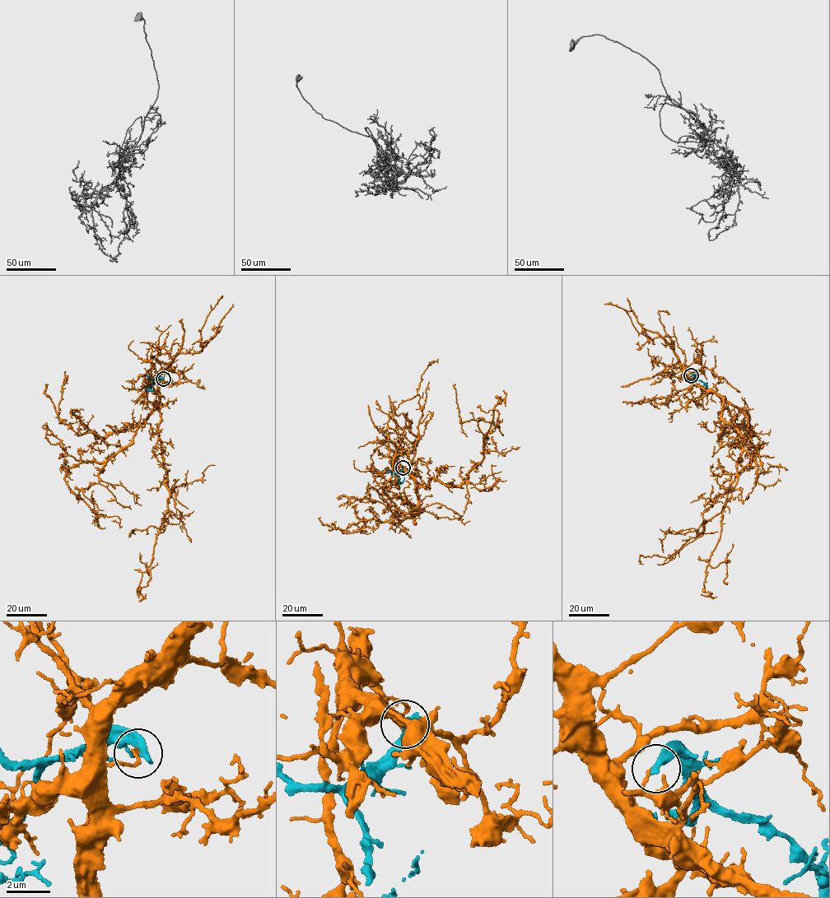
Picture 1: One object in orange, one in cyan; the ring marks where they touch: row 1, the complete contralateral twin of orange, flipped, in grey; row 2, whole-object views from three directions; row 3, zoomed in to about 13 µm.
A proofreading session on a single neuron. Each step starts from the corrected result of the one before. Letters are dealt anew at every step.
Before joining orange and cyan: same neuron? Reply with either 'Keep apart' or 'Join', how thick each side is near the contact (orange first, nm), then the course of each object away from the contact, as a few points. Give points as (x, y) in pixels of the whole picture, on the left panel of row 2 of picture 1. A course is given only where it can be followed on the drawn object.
Keep apart. Thickness 140 nm (orange) against 400 nm. Course of orange: (163, 379), (132, 442), (65, 476), (94, 521), (120, 518), (112, 521). Course of cyan: (163, 379), (153, 380), (149, 388), (155, 391)

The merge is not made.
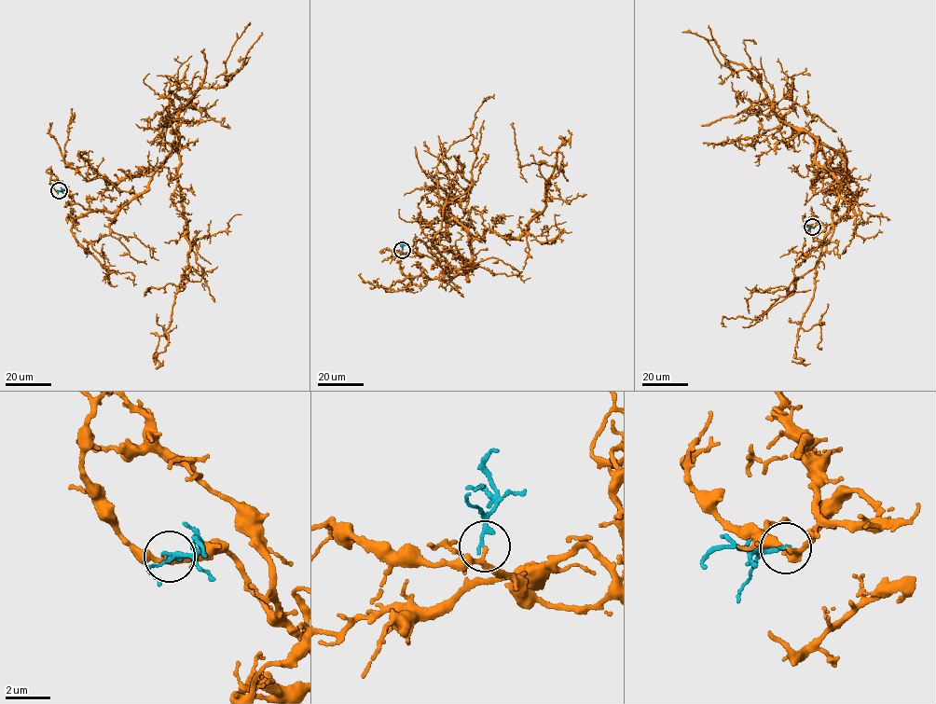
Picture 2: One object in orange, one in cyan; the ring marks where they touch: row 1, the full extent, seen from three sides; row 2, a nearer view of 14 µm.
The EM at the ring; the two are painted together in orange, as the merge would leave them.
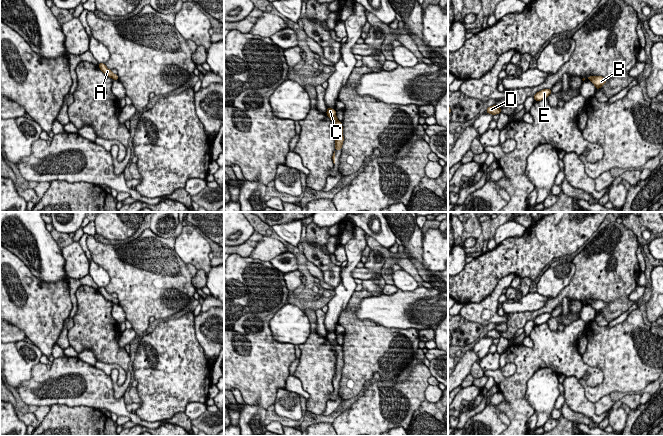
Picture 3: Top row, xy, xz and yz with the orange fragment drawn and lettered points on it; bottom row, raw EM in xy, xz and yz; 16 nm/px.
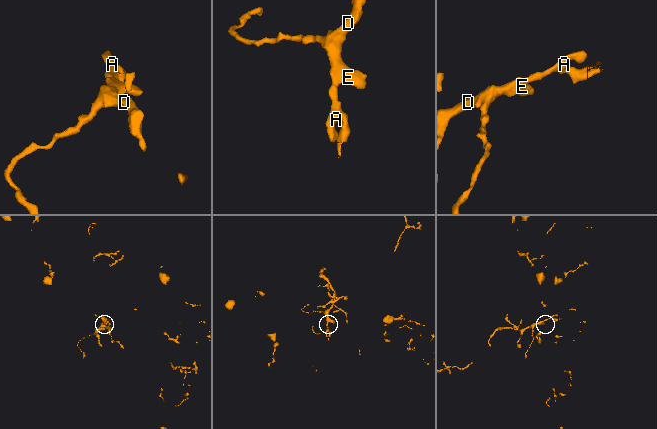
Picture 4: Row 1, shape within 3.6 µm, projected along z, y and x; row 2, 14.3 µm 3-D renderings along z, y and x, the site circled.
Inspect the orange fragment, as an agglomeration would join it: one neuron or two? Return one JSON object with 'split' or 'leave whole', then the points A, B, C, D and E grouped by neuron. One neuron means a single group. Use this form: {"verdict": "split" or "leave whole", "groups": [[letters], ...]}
{"verdict": "leave whole", "groups": [["A", "B", "C", "D", "E"]]}

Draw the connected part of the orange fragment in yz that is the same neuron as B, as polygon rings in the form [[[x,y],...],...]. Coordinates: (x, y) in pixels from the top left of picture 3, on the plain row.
[[[589,300],[587,303],[595,309],[596,313],[600,313],[607,306],[607,303],[601,300]]]

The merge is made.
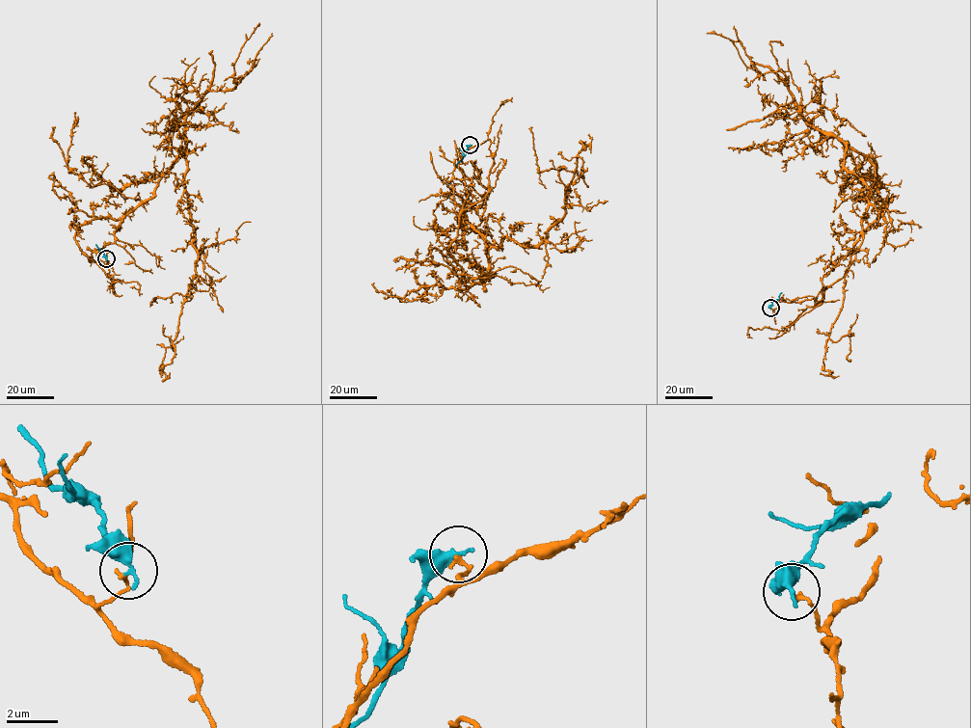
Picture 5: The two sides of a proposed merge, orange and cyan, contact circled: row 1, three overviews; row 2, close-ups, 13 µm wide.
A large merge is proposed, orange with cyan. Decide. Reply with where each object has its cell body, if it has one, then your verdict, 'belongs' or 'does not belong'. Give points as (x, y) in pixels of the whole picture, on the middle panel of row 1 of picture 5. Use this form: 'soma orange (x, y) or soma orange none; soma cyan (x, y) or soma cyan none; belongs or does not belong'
soma orange none; soma cyan none; does not belong

